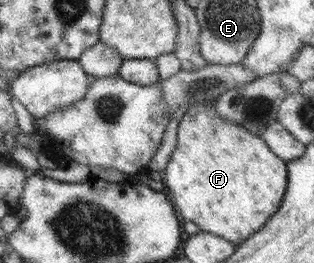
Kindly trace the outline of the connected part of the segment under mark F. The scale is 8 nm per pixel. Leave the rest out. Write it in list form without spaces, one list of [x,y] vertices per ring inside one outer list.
[[[214,103],[195,104],[178,123],[176,148],[170,156],[163,174],[167,196],[174,202],[176,213],[182,220],[194,222],[201,232],[218,235],[226,242],[240,246],[278,211],[288,186],[287,163],[275,155],[258,137],[216,114]]]

